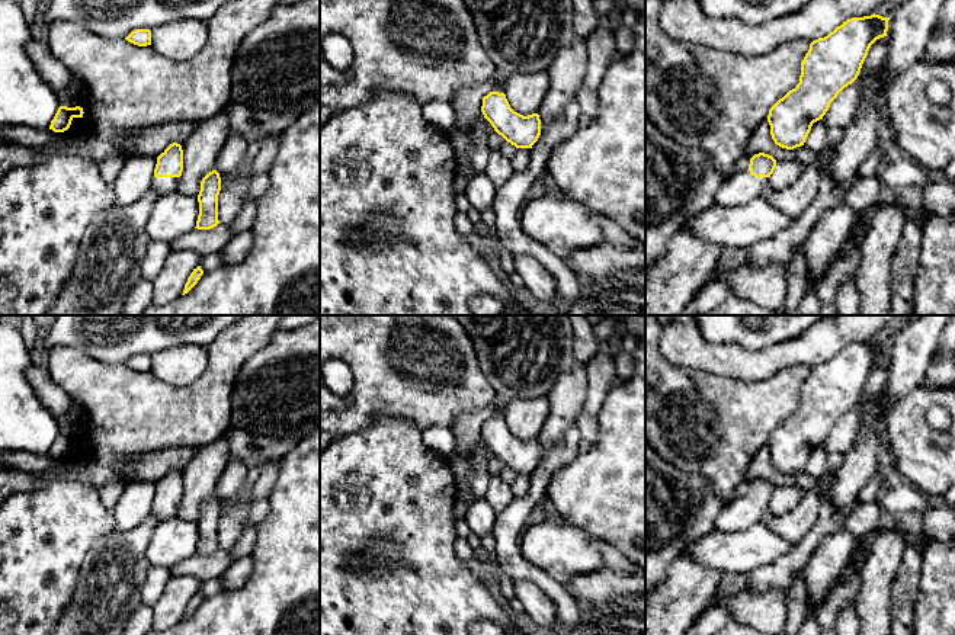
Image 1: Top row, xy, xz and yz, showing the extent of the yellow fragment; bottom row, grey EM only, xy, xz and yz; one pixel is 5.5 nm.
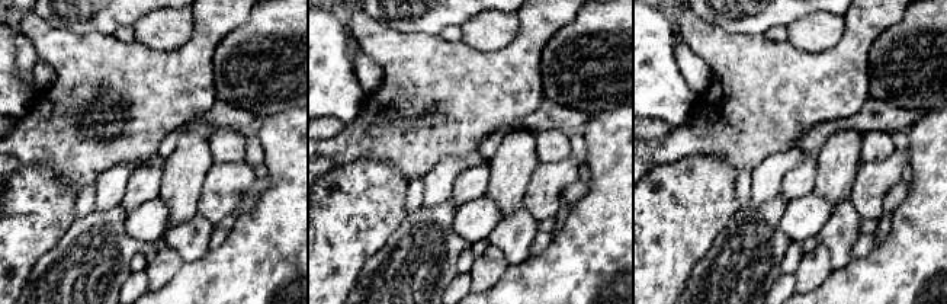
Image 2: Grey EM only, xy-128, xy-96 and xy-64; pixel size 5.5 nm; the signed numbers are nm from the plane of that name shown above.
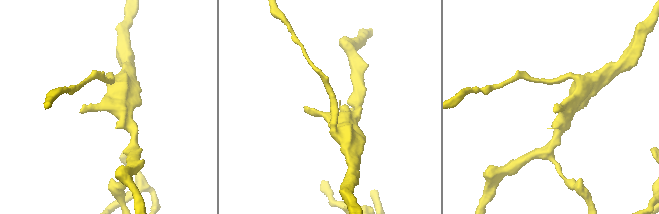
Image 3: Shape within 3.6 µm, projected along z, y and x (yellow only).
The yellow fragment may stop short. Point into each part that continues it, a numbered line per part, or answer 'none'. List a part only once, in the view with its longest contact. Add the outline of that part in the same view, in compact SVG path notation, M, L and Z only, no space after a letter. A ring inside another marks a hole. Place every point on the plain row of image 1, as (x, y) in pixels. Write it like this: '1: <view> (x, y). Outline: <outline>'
1: xy (162, 512). Outline: M153 503L150 516L158 522L176 517L179 503Z

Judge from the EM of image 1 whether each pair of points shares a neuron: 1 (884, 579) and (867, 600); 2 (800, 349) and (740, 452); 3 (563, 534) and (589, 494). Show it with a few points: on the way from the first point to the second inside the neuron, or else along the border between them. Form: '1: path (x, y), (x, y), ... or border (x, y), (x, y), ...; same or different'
1: path (878, 584), (872, 595); same
2: border (810, 366), (790, 365), (766, 378), (758, 379); different
3: border (566, 520), (583, 526), (601, 539); different

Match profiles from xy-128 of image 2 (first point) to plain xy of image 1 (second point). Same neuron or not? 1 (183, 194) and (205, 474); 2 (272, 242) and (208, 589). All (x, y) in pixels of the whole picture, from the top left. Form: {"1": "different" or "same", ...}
{"1": "same", "2": "different"}

